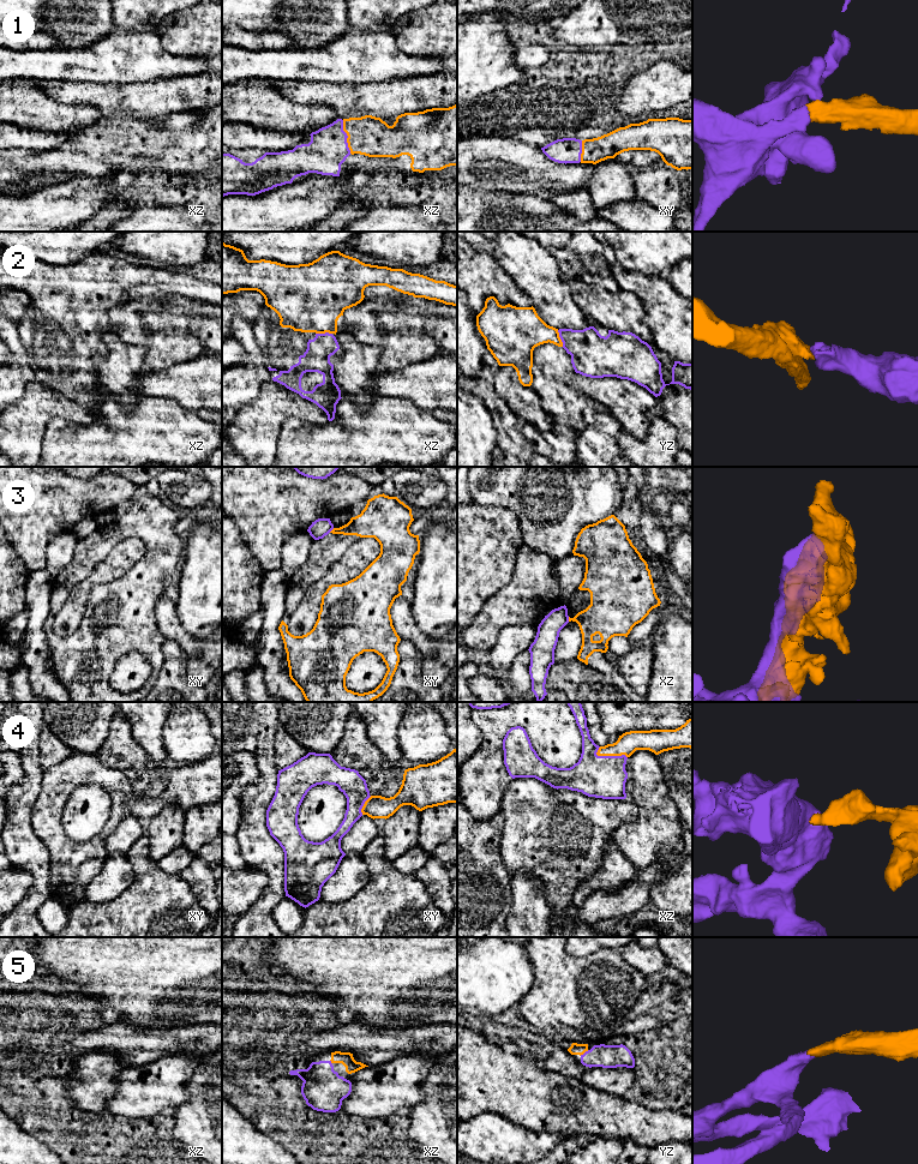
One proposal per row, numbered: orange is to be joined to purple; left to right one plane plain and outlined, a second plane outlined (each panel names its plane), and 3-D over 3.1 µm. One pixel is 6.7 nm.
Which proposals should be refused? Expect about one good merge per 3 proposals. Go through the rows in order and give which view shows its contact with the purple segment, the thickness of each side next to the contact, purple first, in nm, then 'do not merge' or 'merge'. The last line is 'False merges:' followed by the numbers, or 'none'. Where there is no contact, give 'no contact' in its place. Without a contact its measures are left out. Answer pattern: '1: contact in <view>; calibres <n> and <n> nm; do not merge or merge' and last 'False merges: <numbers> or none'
1: contact in xz; calibres 260 and 260 nm; merge
2: contact in xz; calibres 180 and 440 nm; merge
3: contact in xy; calibres 120 and 180 nm; do not merge
4: contact in xz; calibres 280 and 150 nm; merge
5: contact in yz; calibres 160 and 80 nm; merge
False merges: 3

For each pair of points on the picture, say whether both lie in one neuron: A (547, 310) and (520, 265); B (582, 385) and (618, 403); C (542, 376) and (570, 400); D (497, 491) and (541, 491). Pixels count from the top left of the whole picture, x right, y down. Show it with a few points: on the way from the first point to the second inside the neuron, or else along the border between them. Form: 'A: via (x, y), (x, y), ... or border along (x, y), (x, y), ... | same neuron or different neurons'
A: via (540, 299), (540, 286), (530, 276) | same neuron
B: via (590, 386), (596, 390), (605, 390), (610, 395) | same neuron
C: via (550, 383), (563, 396) | same neuron
D: via (508, 491), (530, 491) | same neuron

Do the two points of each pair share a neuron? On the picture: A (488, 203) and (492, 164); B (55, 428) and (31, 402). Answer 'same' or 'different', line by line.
A: different
B: different

